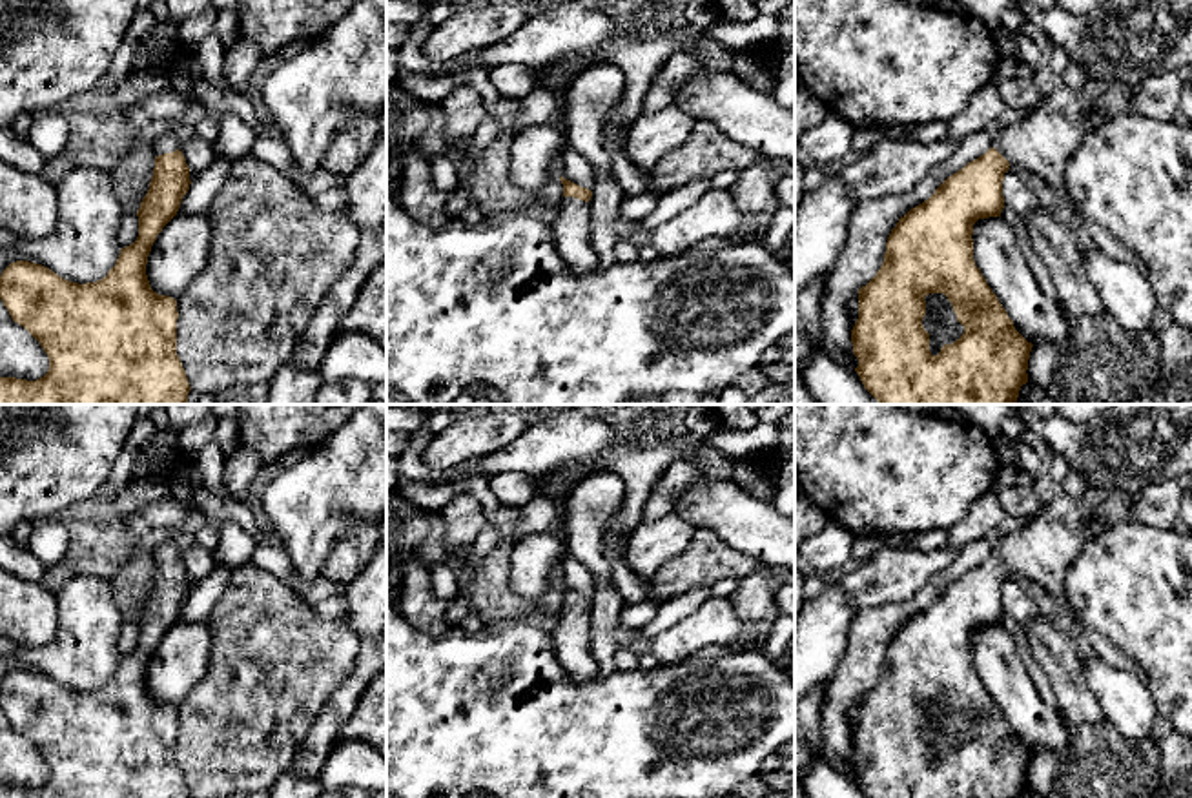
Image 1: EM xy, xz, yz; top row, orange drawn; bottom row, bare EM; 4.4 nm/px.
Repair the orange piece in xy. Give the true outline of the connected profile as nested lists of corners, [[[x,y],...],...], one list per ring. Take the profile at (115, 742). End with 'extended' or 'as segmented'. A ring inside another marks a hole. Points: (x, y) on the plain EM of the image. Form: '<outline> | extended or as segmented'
[[[173,541],[151,548],[155,576],[149,598],[137,619],[139,645],[120,658],[115,674],[97,691],[71,691],[42,672],[11,670],[0,683],[0,707],[11,727],[24,734],[49,765],[49,778],[36,789],[0,785],[0,798],[191,798],[177,763],[177,709],[151,698],[146,672],[157,643],[177,623],[190,598],[190,576]]] | extended

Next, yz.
[[[1088,485],[1086,494],[1079,499],[1063,492],[1043,506],[1035,517],[1028,519],[1021,530],[1002,536],[984,563],[948,585],[928,609],[899,627],[888,645],[880,678],[858,698],[858,727],[851,738],[851,751],[853,762],[858,767],[855,780],[866,798],[1021,798],[1028,791],[1026,778],[1033,752],[1015,738],[1013,729],[975,674],[973,632],[979,627],[1001,625],[1004,616],[1002,588],[1013,572],[1021,572],[1046,588],[1064,616],[1072,612],[1064,590],[1064,574],[1070,561],[1090,537],[1119,521],[1126,521],[1134,496],[1097,485]],[[930,701],[944,701],[953,714],[957,729],[964,734],[964,742],[955,751],[944,752],[937,763],[930,760],[930,742],[922,734],[926,723],[924,705]]] | extended

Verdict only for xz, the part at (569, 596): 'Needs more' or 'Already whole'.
Needs more

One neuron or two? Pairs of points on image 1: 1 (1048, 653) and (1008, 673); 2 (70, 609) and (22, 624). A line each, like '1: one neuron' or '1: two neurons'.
1: two neurons
2: two neurons

